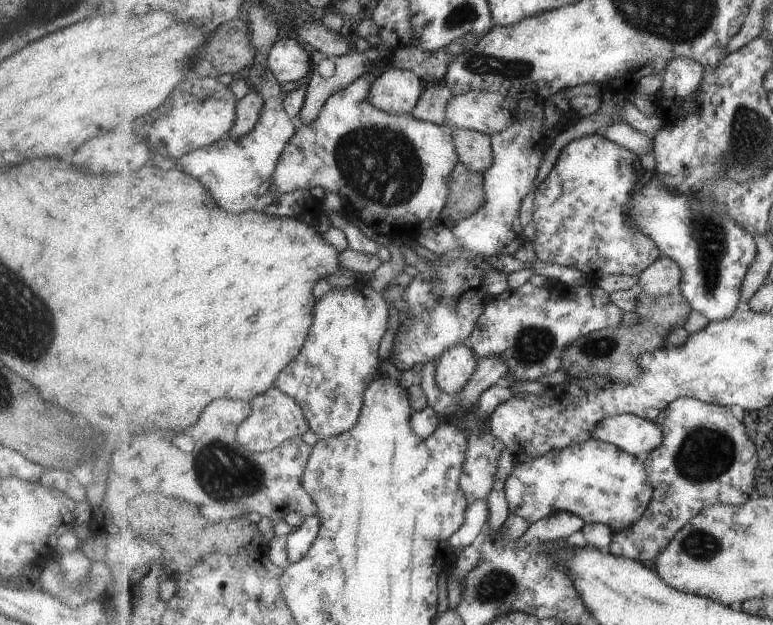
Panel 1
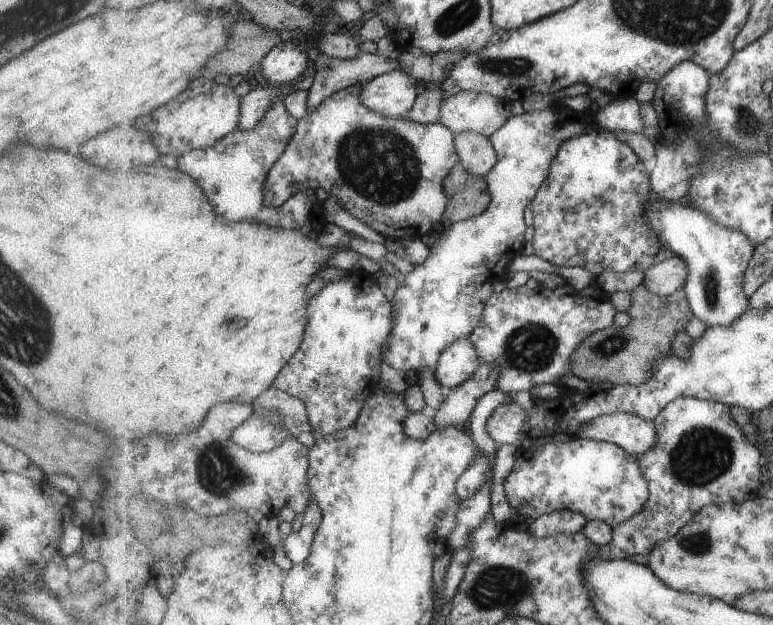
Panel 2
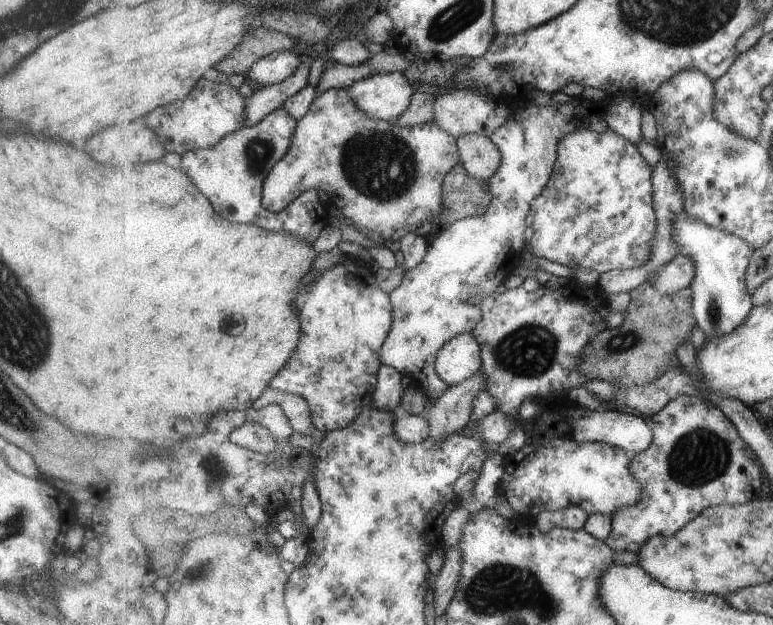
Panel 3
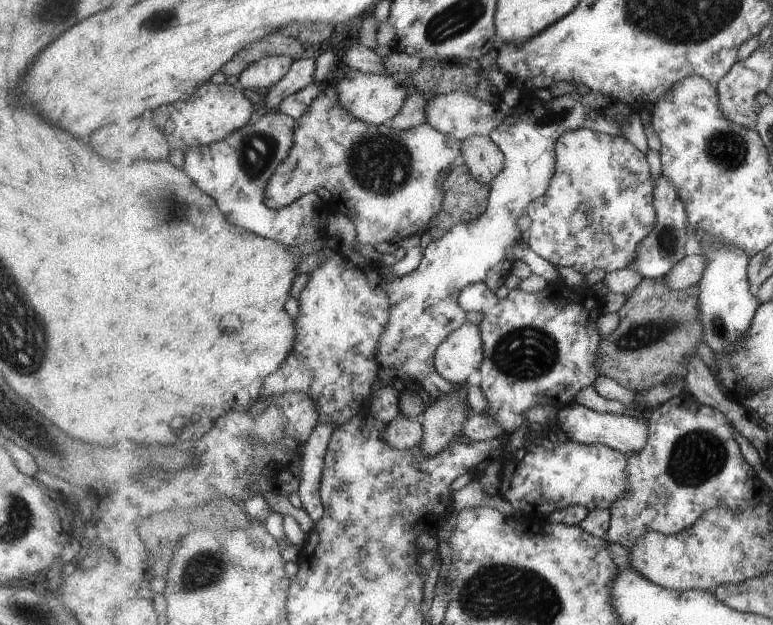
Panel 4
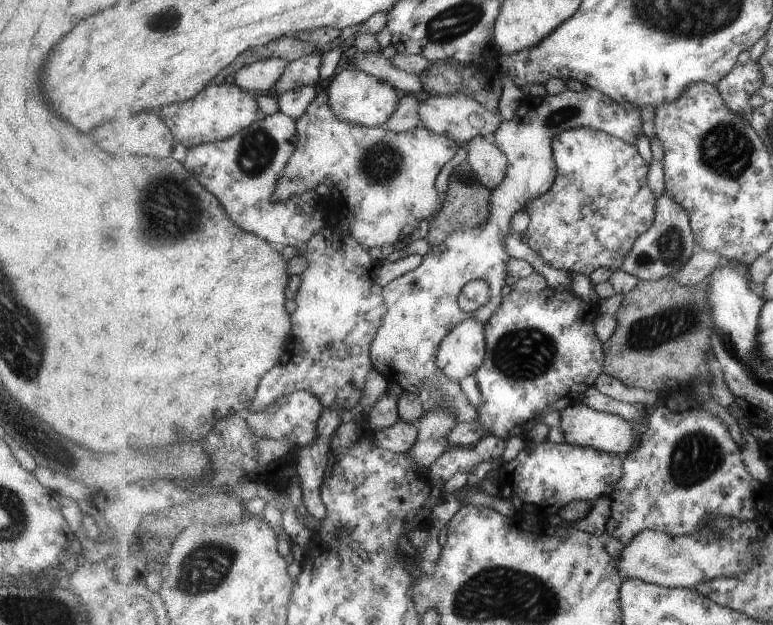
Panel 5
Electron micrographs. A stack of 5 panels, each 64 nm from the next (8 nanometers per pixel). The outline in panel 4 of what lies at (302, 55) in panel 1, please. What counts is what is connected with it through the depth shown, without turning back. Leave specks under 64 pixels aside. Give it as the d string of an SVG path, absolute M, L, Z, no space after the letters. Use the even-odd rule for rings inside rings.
M291 56L267 57L245 68L238 78L237 85L244 90L267 92L292 70L293 62L295 59Z

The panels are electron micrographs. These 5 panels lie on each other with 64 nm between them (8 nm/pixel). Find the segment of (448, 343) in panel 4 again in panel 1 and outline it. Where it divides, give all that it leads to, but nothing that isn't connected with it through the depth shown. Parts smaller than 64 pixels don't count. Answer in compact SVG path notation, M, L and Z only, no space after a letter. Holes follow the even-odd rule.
M464 343L444 352L435 371L438 388L456 397L476 373L478 359L474 350Z

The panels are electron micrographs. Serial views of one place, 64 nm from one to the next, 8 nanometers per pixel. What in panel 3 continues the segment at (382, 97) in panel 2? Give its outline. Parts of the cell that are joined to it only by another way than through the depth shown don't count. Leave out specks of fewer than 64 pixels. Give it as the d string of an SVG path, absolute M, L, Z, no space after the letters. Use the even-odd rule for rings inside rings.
M373 74L369 78L355 80L346 88L357 106L369 118L393 121L409 109L415 88L405 74Z

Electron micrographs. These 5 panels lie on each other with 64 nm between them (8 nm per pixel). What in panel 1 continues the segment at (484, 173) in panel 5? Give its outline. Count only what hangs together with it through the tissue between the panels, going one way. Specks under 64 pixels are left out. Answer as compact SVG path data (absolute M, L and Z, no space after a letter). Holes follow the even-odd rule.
M455 129L454 142L460 161L471 170L484 173L493 164L492 136L473 129Z

